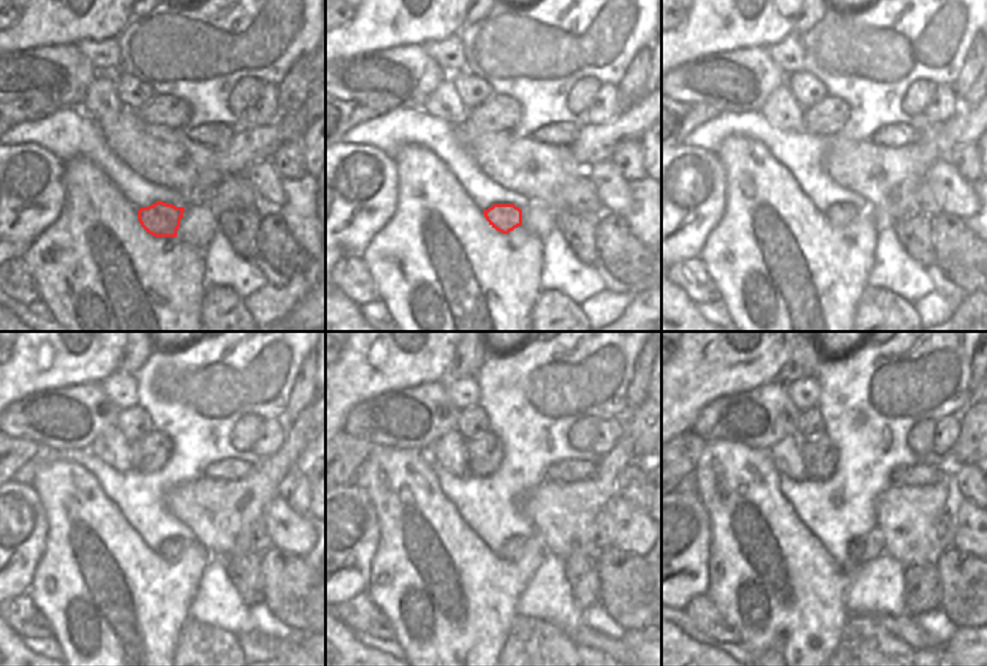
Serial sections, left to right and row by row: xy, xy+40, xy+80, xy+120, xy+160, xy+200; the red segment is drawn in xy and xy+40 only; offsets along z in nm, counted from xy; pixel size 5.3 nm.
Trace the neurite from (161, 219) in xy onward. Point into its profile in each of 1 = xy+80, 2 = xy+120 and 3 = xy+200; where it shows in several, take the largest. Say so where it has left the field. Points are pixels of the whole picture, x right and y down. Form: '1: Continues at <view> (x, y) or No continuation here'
1: Continues at xy+80 (840, 215)
2: Continues at xy+120 (171, 548)
3: Continues at xy+200 (857, 546).

